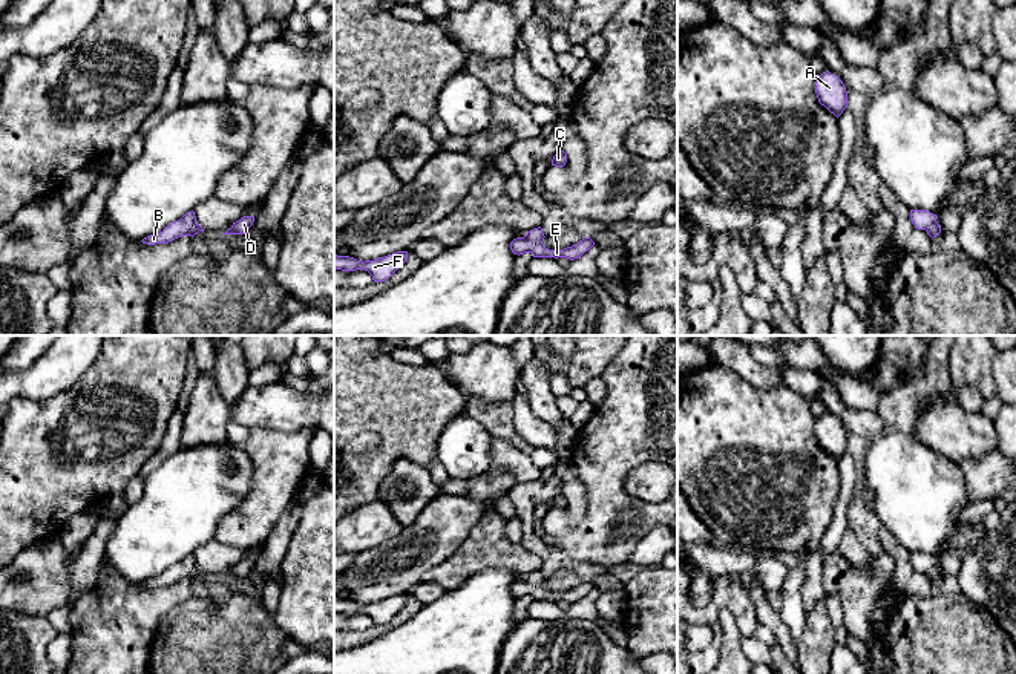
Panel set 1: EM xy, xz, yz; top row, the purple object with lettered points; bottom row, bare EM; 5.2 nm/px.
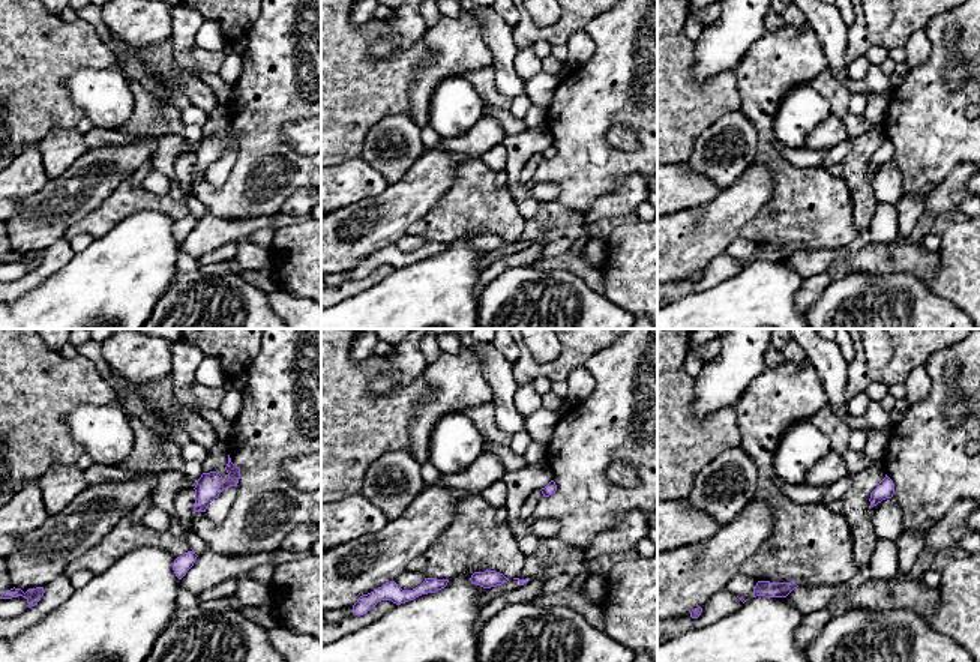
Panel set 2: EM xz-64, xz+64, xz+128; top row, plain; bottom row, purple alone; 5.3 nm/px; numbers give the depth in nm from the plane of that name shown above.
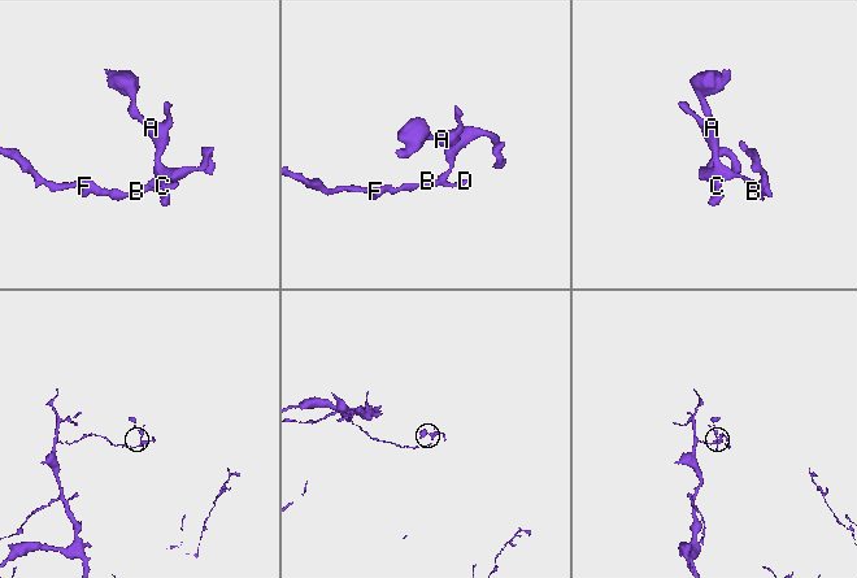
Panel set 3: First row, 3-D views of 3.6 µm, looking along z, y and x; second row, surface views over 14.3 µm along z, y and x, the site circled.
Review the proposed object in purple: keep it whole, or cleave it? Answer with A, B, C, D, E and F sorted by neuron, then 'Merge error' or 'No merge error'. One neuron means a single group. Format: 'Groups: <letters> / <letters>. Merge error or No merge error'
Groups: A C / B D E F. Merge error

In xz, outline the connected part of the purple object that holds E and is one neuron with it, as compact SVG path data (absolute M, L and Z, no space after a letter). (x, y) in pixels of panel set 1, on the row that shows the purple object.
M516 237L510 242L510 250L513 254L532 253L533 257L567 257L575 260L581 257L585 251L588 251L595 242L590 237L584 237L578 244L567 247L564 250L549 250L542 242L530 244L524 237Z

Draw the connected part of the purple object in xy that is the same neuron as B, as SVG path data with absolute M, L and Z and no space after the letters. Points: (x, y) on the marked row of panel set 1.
M179 219L179 221L175 221L170 225L167 225L162 231L144 237L141 242L147 244L147 245L169 244L169 242L178 239L179 236L193 237L199 231L204 231L204 228L199 224L187 225Z

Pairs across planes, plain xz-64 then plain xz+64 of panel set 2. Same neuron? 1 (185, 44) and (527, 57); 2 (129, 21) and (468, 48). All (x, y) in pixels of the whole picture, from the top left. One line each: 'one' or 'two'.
1: one
2: one

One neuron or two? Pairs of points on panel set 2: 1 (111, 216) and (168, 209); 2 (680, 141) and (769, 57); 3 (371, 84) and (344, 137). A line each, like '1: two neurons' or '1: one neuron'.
1: one neuron
2: two neurons
3: one neuron

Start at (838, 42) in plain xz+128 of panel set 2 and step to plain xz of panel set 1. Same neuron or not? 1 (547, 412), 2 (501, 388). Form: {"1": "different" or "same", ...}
{"1": "different", "2": "different"}

